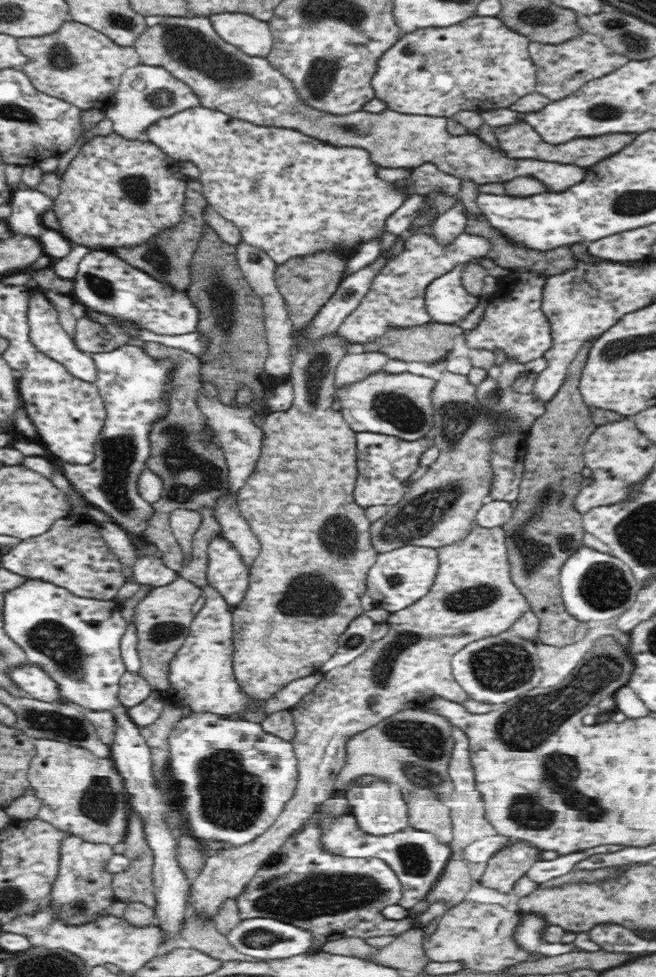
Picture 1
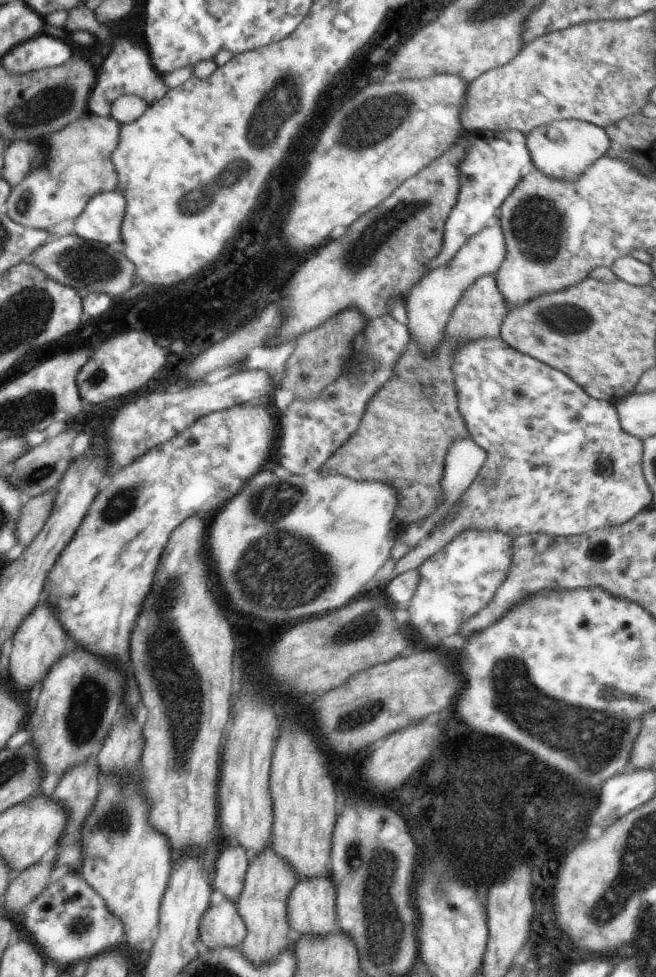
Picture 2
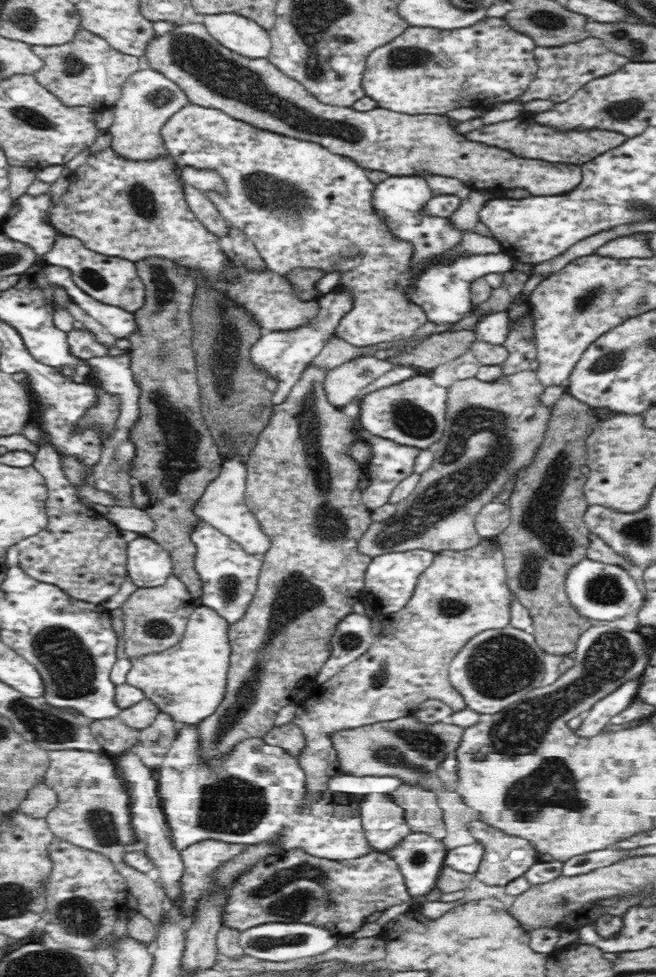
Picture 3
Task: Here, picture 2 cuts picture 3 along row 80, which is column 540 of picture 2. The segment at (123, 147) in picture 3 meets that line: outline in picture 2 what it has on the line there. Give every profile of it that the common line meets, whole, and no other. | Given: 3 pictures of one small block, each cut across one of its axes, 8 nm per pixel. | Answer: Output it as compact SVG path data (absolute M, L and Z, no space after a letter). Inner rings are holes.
M568 119L548 123L530 131L526 146L533 166L559 181L576 182L598 159L606 156L612 146L612 138L601 126L583 120Z

